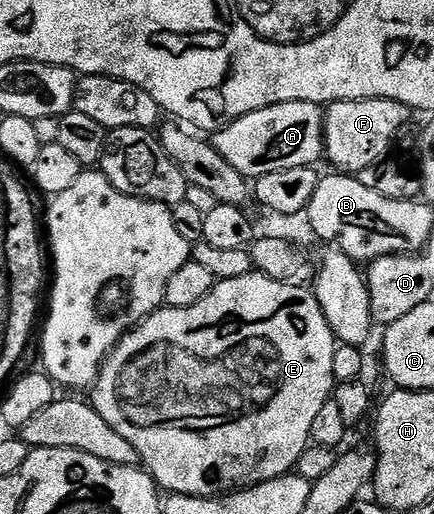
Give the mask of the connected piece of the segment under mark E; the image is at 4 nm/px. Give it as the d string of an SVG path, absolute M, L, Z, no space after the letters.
M251 273L244 277L232 277L231 279L220 279L215 282L214 287L208 293L208 297L204 297L204 301L196 301L196 305L192 305L188 309L176 309L175 307L167 307L165 305L153 311L146 320L138 326L127 331L119 343L116 344L110 356L102 364L102 371L98 375L98 380L94 382L92 388L92 405L96 409L96 413L100 413L100 417L104 417L104 421L108 421L108 425L112 425L112 429L116 429L116 433L120 433L120 437L126 438L132 445L132 449L136 449L141 466L145 468L151 479L158 484L163 492L173 493L175 495L192 495L195 497L223 497L229 496L231 493L242 491L243 488L252 488L258 483L272 481L281 475L289 475L297 468L300 461L300 453L304 453L304 449L311 446L310 434L312 433L312 420L319 415L323 405L332 398L336 386L336 380L332 373L332 353L336 346L336 340L332 329L328 325L328 321L324 317L324 309L320 309L317 297L314 296L313 290L309 286L298 287L295 283L281 283L280 281L272 281L268 276L261 273Z

